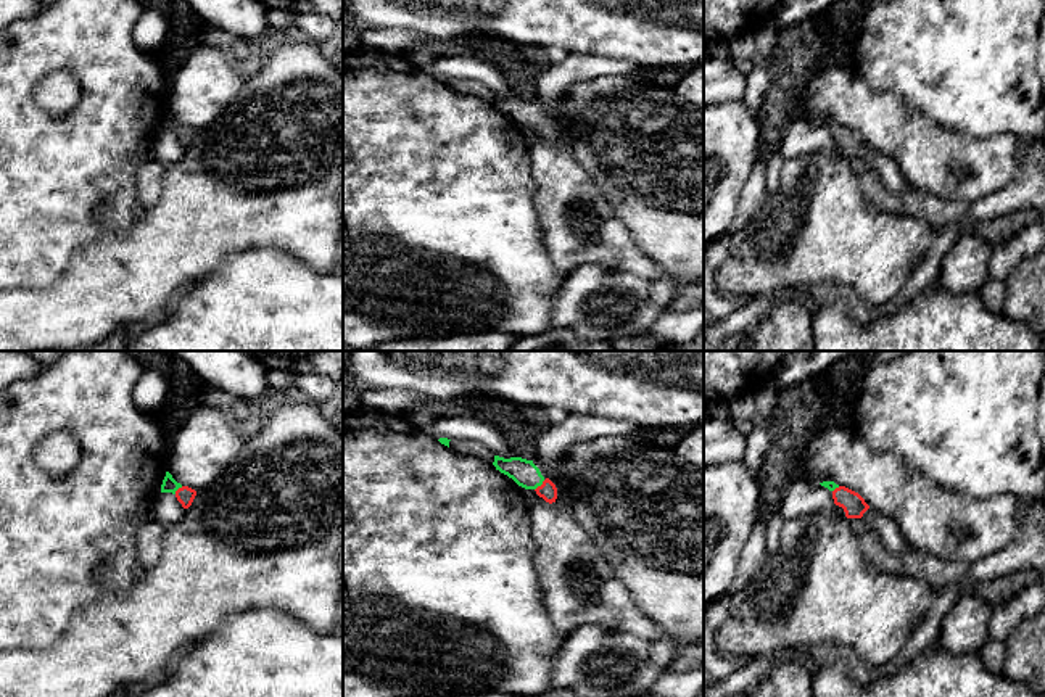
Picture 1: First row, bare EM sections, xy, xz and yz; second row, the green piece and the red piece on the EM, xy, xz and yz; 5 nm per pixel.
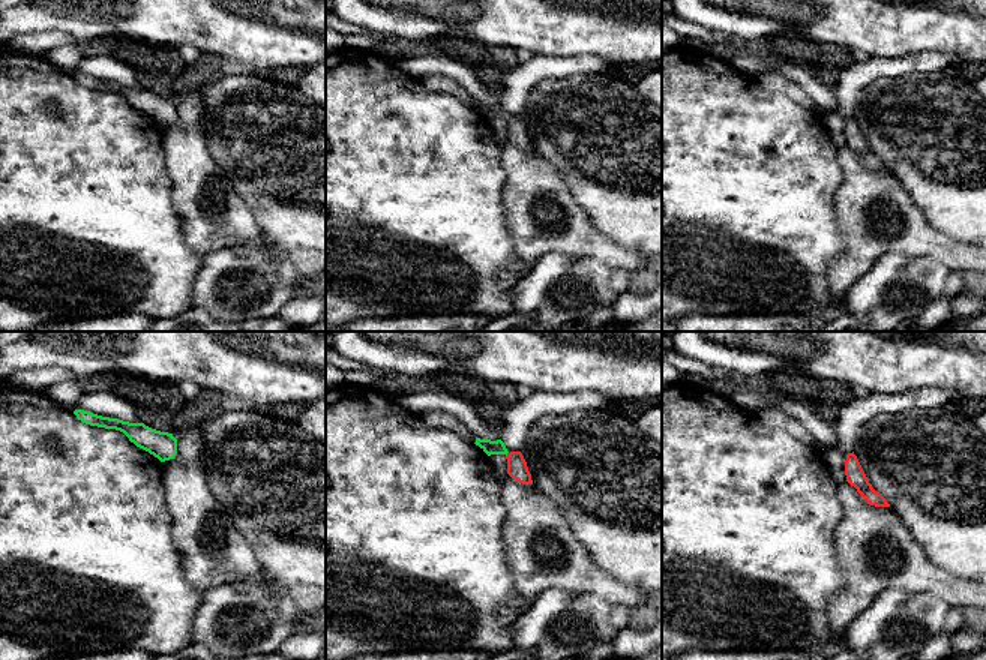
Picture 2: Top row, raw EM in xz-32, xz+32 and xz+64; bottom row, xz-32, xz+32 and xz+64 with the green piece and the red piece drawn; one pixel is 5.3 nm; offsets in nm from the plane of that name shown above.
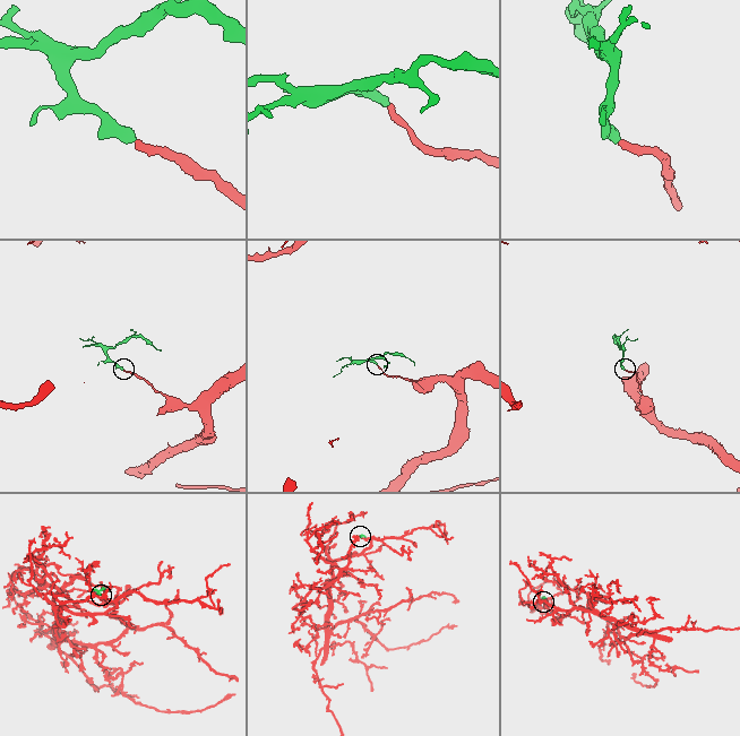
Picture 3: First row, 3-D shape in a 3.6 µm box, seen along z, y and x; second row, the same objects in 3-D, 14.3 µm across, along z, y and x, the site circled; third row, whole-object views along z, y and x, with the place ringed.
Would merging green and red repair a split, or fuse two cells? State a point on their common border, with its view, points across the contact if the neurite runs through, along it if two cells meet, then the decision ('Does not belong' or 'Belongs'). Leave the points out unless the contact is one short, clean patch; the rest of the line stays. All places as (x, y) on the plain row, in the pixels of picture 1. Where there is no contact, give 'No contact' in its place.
Touches green at xz (540, 124). Path across: xz (525, 113), (540, 124), (548, 131). Belongs

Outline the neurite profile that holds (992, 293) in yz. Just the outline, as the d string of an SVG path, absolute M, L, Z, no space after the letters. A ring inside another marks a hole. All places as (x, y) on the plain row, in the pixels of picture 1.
M989 278L985 285L977 291L981 296L984 306L995 312L1000 314L1003 312L1005 307L1005 282L1002 280L992 280Z

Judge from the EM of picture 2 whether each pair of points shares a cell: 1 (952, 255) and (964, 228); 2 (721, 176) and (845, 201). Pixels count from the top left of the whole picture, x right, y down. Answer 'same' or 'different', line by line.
1: different
2: different

